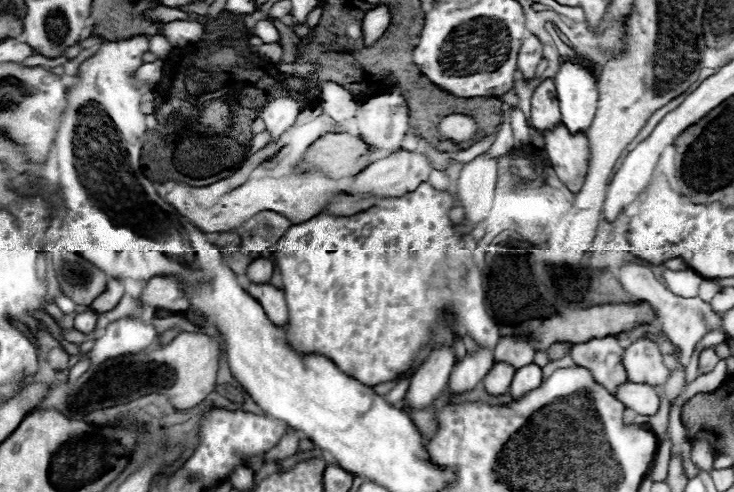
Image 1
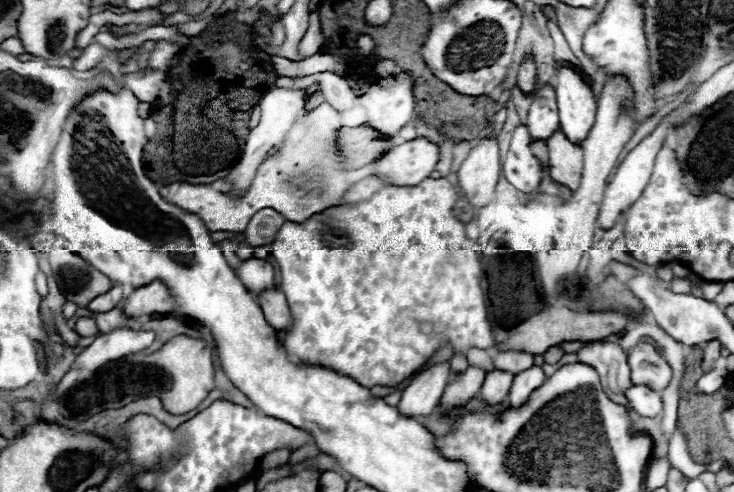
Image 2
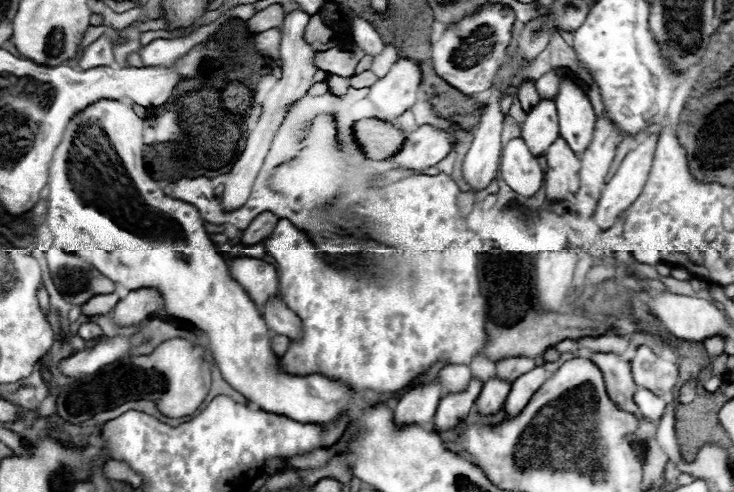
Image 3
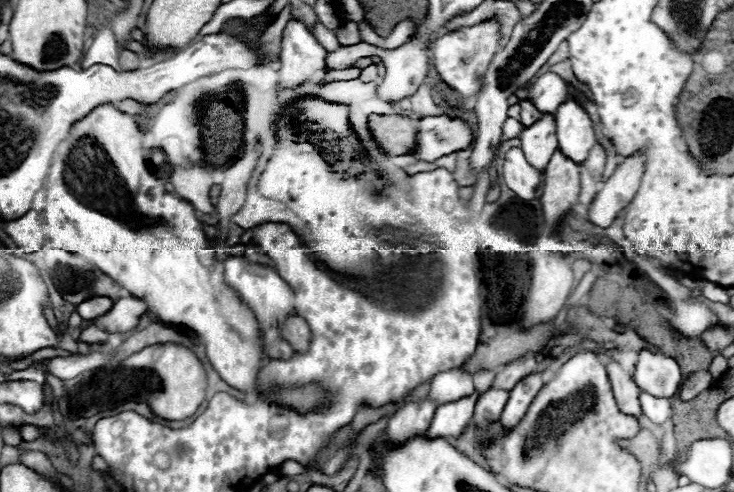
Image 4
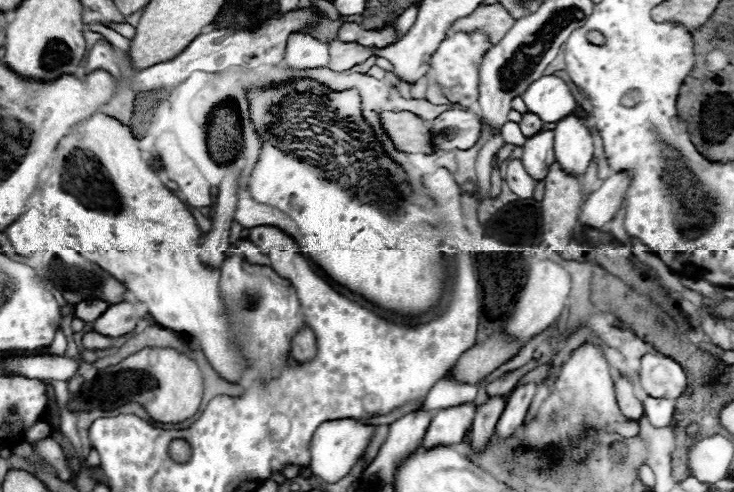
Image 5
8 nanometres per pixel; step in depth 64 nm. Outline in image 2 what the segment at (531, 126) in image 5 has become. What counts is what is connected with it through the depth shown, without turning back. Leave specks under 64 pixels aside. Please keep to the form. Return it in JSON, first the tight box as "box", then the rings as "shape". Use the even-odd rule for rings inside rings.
{"box":[518,62,536,94],"shape":[[[526,62],[520,66],[520,72],[518,72],[518,88],[528,94],[528,92],[534,92],[534,84],[536,84],[536,68],[532,62]]]}

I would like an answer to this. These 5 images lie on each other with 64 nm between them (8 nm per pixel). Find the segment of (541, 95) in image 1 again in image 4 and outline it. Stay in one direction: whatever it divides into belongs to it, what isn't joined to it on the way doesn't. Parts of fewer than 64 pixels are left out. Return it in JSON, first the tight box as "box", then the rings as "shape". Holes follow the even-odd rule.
{"box":[522,116,556,174],"shape":[[[540,116],[532,128],[522,130],[522,152],[526,162],[544,174],[556,146],[556,120],[550,116]]]}

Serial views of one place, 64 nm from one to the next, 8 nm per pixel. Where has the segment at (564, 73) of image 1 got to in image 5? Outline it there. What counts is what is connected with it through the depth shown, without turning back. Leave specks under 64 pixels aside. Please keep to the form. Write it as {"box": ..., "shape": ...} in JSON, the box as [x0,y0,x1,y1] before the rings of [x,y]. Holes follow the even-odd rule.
{"box":[554,114,592,176],"shape":[[[576,114],[556,124],[554,158],[566,174],[582,176],[592,162],[592,150],[590,130]]]}

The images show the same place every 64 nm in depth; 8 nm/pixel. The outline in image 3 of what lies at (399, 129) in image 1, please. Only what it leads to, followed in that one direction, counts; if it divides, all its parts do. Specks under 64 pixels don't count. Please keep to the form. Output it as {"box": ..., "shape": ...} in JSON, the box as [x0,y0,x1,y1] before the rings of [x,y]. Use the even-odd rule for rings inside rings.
{"box":[370,58,422,122],"shape":[[[398,58],[390,72],[370,88],[370,100],[380,108],[378,118],[394,122],[406,108],[416,102],[422,70],[412,58]]]}

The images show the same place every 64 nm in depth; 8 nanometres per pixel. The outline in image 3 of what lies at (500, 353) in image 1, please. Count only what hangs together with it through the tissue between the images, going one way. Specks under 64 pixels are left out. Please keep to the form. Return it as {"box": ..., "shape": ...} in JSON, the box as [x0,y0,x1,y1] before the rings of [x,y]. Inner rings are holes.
{"box":[496,356,536,382],"shape":[[[518,356],[518,358],[508,358],[508,360],[502,360],[496,364],[496,372],[498,372],[498,378],[500,380],[506,380],[506,382],[514,382],[516,378],[520,378],[522,374],[534,370],[536,364],[532,358],[526,358],[526,356]]]}

